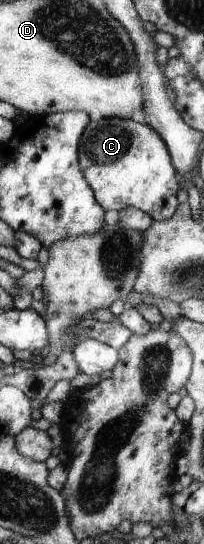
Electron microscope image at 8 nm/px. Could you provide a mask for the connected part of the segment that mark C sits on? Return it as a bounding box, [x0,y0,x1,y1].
[79,118,179,221]

